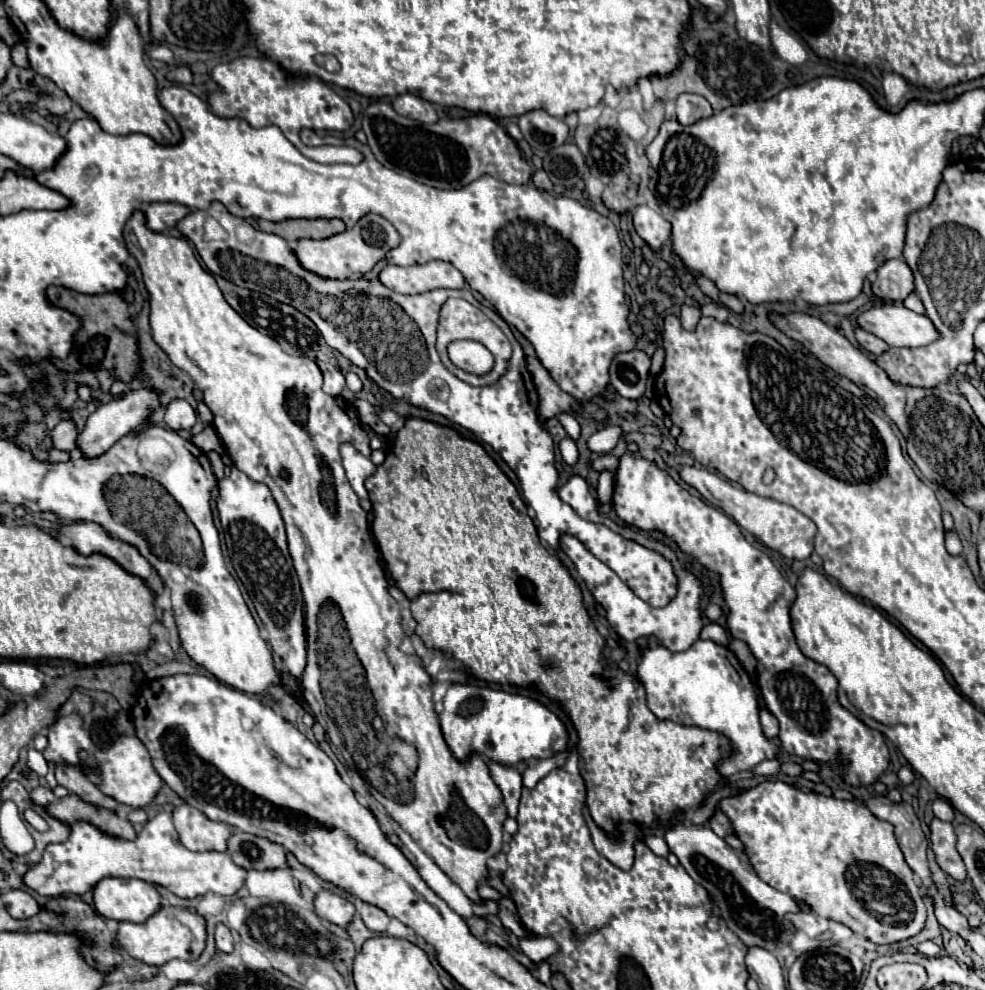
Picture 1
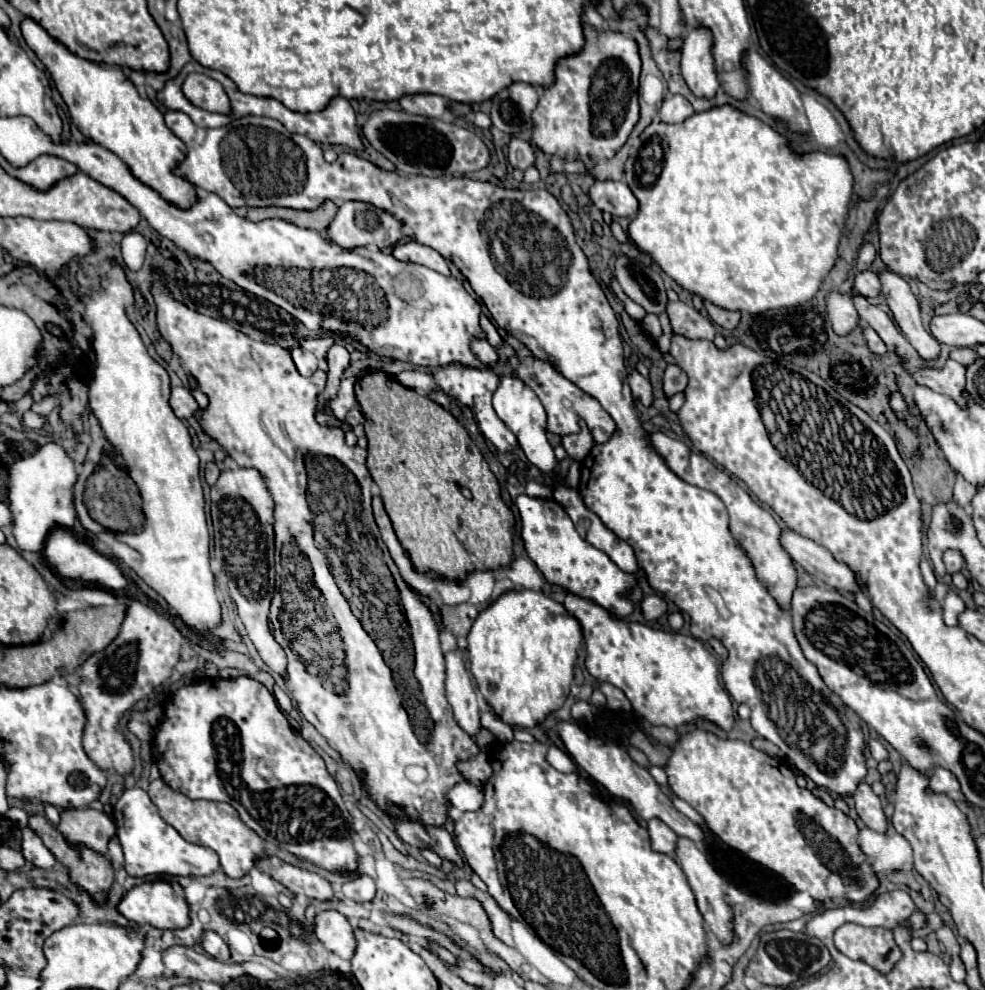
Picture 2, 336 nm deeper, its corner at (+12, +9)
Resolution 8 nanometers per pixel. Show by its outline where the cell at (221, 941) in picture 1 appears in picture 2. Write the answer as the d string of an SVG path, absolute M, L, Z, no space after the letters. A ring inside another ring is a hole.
M203 931L201 947L203 947L205 953L215 957L217 961L227 961L229 959L229 947L215 931Z

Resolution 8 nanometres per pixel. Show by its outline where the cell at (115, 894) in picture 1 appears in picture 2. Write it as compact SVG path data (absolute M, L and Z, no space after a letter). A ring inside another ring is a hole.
M165 881L135 885L121 897L117 911L137 925L149 923L159 929L181 929L189 925L187 901L175 895L173 887Z

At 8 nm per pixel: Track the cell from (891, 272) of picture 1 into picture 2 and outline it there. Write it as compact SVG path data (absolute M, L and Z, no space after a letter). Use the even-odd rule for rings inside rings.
M857 271L853 287L863 297L879 297L881 295L881 281L877 279L877 273L873 273L873 271Z

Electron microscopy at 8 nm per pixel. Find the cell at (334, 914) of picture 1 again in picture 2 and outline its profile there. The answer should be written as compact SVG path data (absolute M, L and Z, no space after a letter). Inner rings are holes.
M333 909L319 911L315 915L315 935L329 951L341 955L343 959L351 959L355 949L355 937L353 927L349 925L345 915Z

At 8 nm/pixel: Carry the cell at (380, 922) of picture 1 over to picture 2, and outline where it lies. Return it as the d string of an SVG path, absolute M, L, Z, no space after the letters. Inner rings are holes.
M355 875L343 885L343 893L347 899L353 899L357 903L367 903L375 897L375 881L367 875Z

